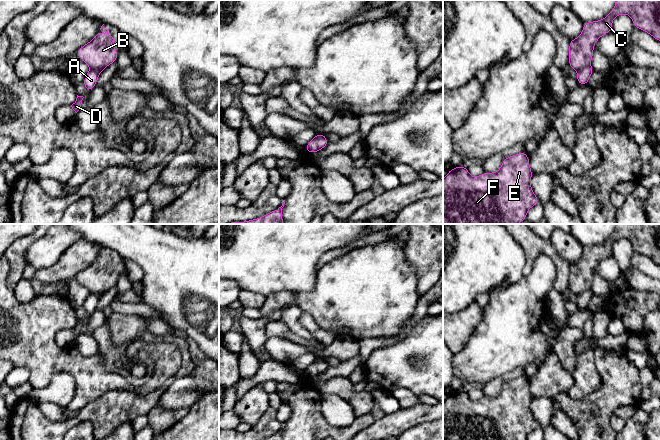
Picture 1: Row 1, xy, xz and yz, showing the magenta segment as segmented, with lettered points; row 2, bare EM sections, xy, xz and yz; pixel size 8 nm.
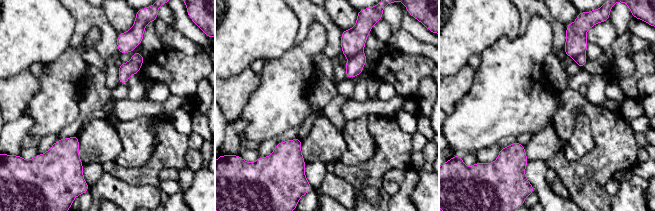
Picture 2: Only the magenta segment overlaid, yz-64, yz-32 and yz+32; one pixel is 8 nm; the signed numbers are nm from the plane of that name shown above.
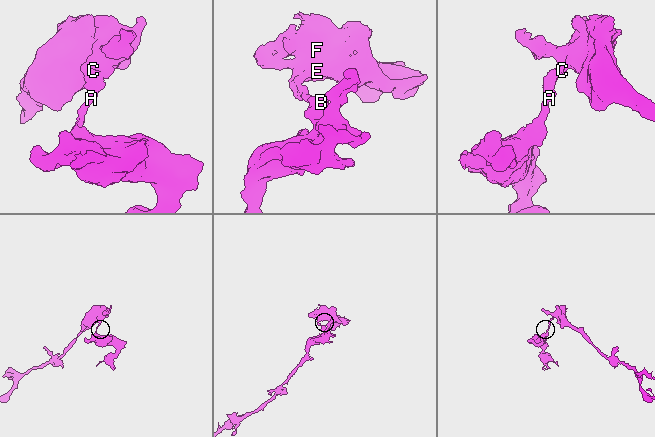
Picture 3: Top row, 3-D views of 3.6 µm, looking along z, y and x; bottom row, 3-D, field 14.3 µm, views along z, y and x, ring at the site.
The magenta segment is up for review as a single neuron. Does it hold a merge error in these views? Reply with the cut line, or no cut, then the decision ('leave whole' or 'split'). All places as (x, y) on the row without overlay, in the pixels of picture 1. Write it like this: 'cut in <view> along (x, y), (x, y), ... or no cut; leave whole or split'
cut in yz along (589, 288), (578, 295); split

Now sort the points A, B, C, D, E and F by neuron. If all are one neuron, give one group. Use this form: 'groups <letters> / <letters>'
groups A D E F / B C

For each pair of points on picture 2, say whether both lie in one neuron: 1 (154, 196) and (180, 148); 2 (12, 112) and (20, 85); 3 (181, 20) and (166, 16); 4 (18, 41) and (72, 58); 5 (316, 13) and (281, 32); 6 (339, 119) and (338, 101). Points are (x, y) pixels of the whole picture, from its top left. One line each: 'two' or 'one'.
1: two
2: one
3: two
4: two
5: two
6: one

